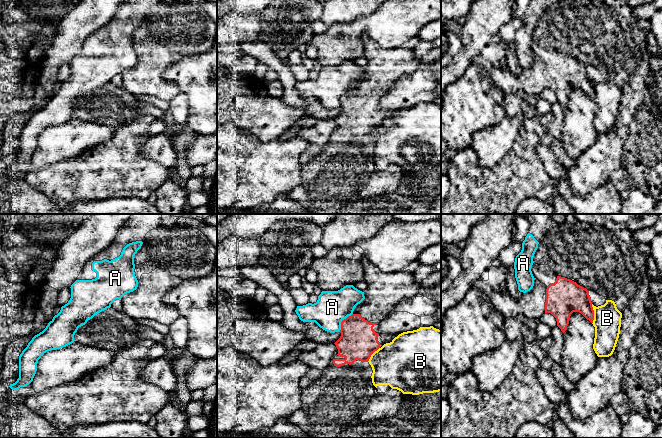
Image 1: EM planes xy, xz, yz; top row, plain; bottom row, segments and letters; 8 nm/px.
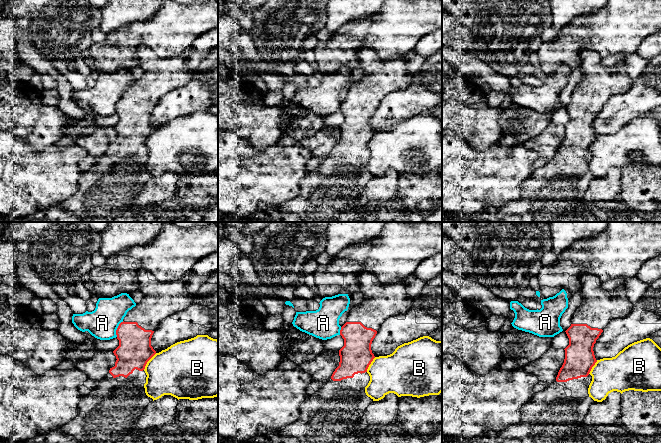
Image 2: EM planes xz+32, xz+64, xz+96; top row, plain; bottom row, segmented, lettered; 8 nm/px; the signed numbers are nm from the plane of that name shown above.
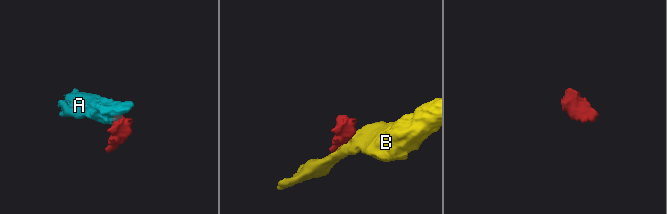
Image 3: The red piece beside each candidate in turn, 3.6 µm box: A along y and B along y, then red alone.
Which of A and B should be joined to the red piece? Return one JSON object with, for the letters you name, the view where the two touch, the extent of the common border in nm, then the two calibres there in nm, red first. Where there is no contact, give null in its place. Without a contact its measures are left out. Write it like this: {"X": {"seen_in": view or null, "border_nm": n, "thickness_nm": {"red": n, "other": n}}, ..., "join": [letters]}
{"join": []}

